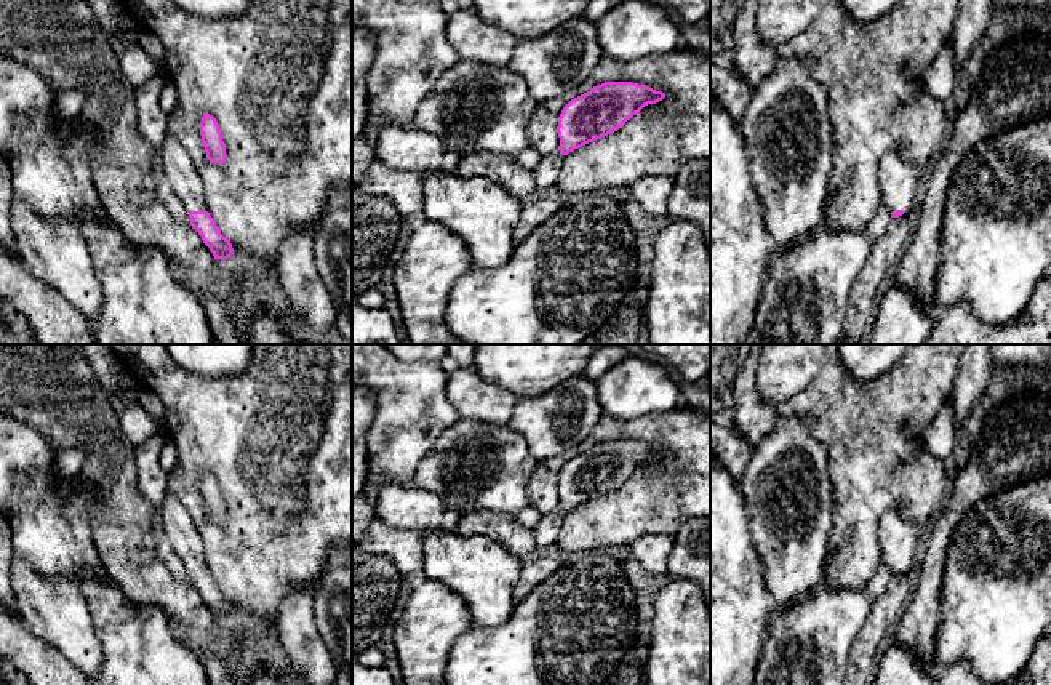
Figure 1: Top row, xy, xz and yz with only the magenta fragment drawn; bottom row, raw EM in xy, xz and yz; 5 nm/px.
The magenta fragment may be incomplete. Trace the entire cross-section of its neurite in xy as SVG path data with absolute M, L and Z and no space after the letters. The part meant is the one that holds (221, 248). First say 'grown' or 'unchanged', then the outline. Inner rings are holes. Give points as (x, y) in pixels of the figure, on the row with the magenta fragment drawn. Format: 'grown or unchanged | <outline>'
grown | M168 133L162 144L162 160L174 194L189 211L190 226L198 232L214 259L230 258L234 253L232 243L221 234L208 213L198 173L184 146Z

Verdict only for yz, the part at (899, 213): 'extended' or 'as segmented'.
extended

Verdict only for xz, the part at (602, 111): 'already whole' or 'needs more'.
needs more

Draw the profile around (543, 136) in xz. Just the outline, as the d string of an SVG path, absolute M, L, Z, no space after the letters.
M566 91L547 102L539 102L536 112L528 122L528 144L531 149L542 155L552 155L558 150L558 117L569 101L571 91Z

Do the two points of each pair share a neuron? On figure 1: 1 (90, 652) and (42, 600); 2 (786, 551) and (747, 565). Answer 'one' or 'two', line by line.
1: one
2: two

